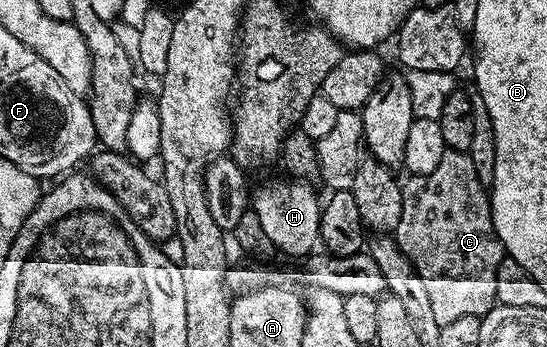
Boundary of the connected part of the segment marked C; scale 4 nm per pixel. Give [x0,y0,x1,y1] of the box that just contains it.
[393,149,505,327]

